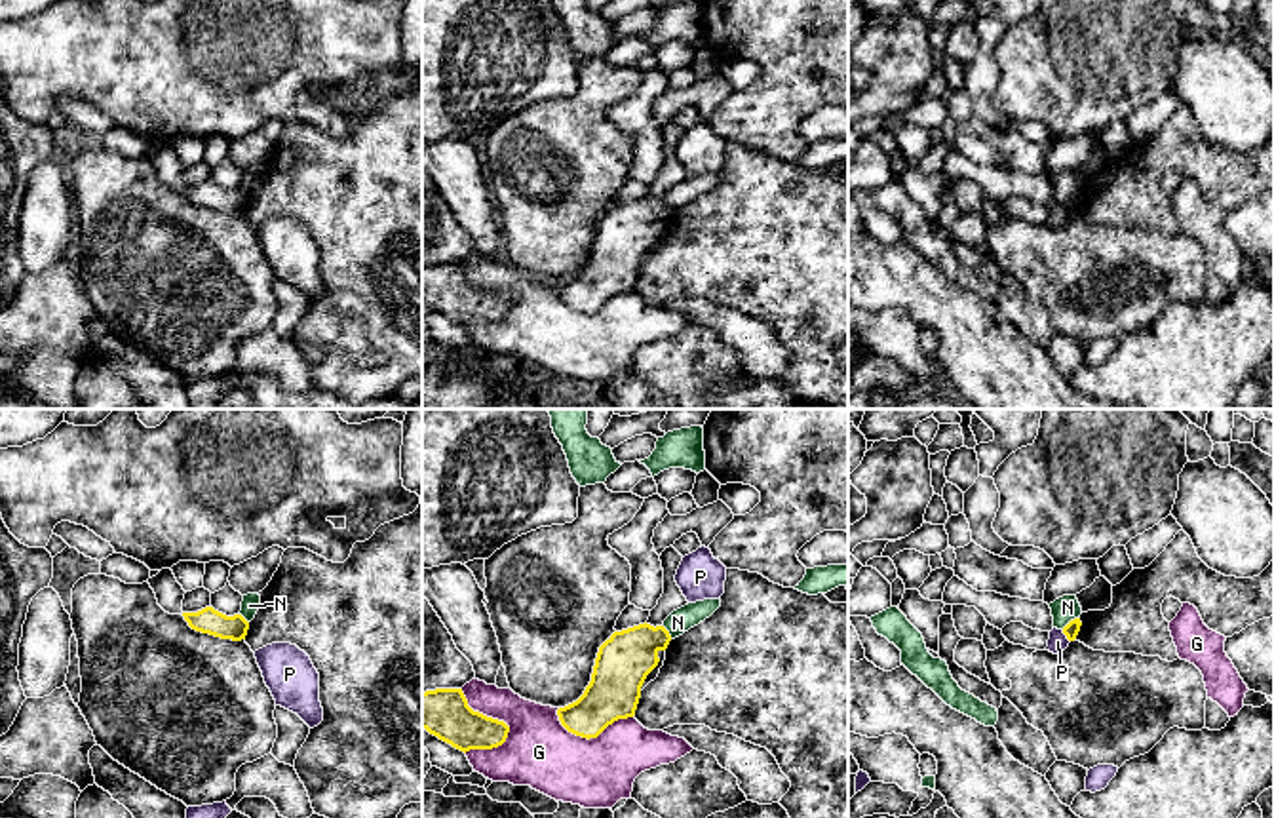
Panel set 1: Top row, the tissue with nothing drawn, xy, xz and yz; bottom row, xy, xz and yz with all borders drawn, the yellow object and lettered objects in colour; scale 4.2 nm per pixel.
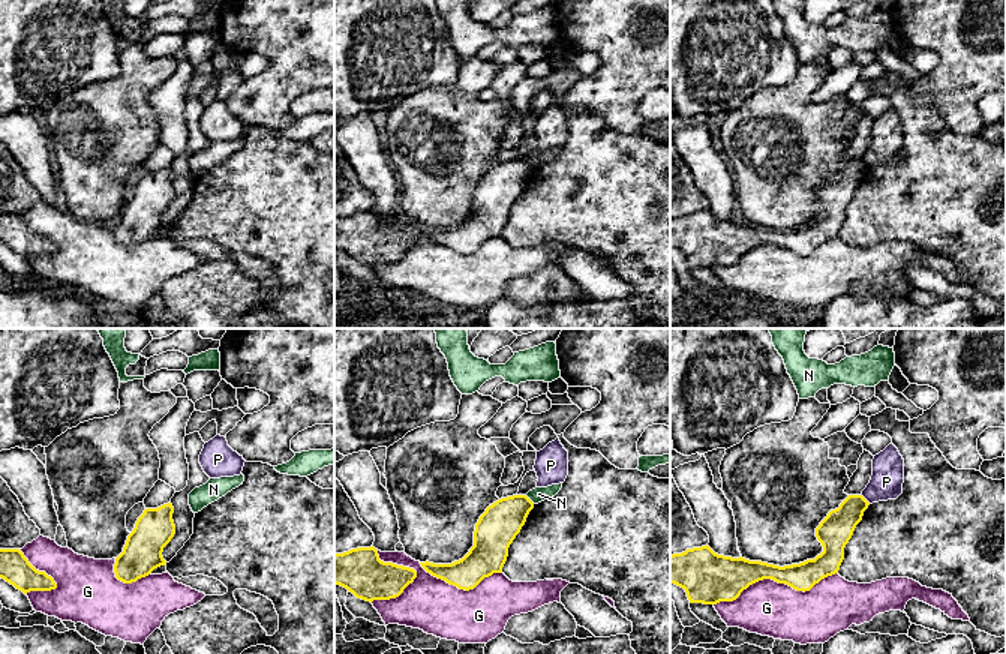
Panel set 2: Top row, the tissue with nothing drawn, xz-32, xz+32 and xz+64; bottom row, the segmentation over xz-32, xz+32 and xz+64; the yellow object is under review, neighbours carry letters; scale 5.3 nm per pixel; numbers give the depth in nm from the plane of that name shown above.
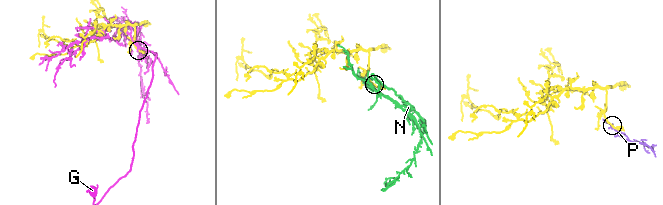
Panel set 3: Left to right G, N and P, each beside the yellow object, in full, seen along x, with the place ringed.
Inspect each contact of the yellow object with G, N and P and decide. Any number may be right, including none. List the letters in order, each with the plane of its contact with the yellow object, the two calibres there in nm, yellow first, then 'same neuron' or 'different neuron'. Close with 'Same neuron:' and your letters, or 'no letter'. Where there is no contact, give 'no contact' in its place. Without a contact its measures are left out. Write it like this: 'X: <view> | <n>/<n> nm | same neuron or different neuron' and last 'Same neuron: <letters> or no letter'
G: xz | 200/300 nm | different neuron
N: yz | 70/110 nm | different neuron
P: yz | 70/90 nm | different neuron
Same neuron: no letter

